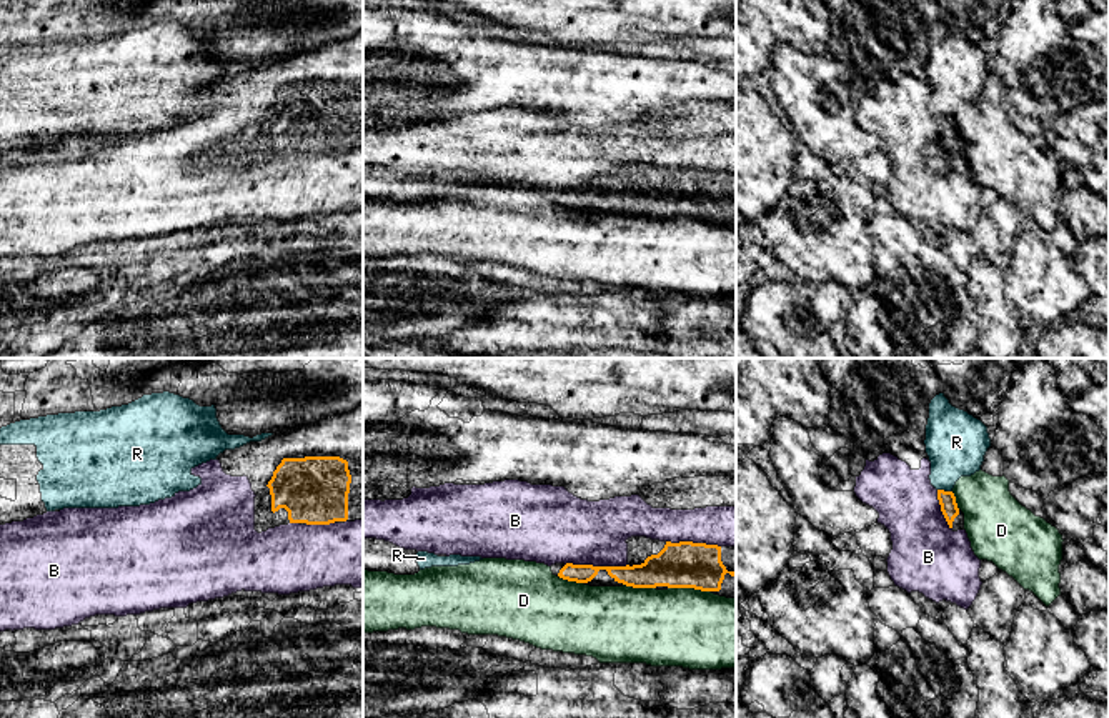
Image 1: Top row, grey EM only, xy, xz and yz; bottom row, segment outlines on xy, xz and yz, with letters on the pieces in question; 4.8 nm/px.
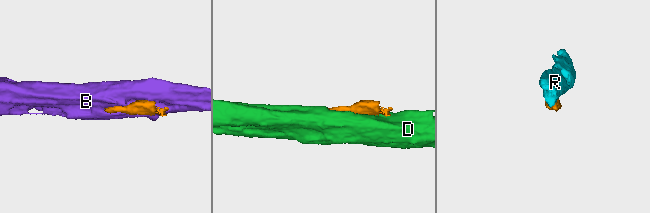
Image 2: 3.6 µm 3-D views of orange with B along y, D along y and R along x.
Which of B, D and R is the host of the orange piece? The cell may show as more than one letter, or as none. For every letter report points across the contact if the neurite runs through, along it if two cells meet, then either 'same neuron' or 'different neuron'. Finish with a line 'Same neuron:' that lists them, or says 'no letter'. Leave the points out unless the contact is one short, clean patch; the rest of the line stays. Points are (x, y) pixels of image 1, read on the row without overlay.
B: same neuron
D: different neuron
R: border yz (938, 115), (951, 119); different neuron
Same neuron: B

